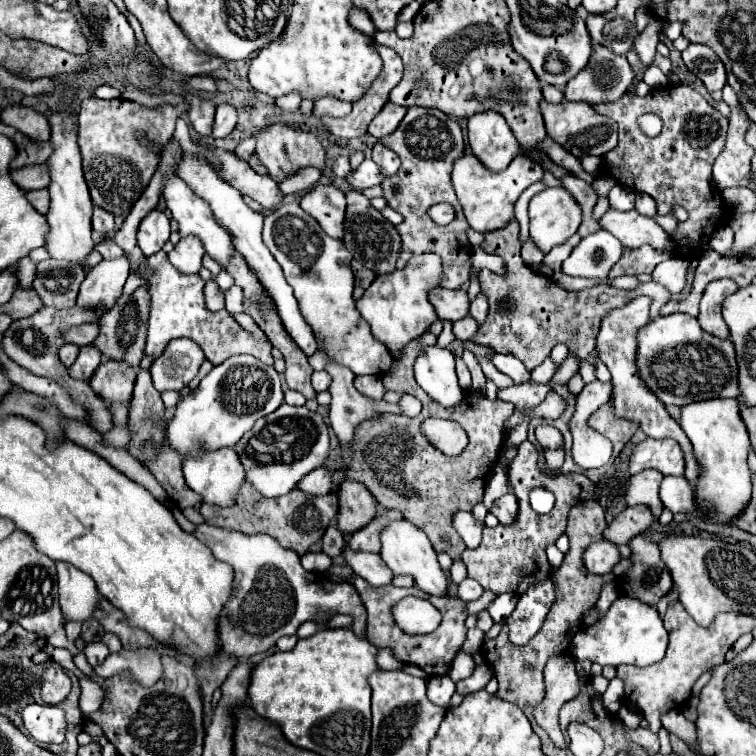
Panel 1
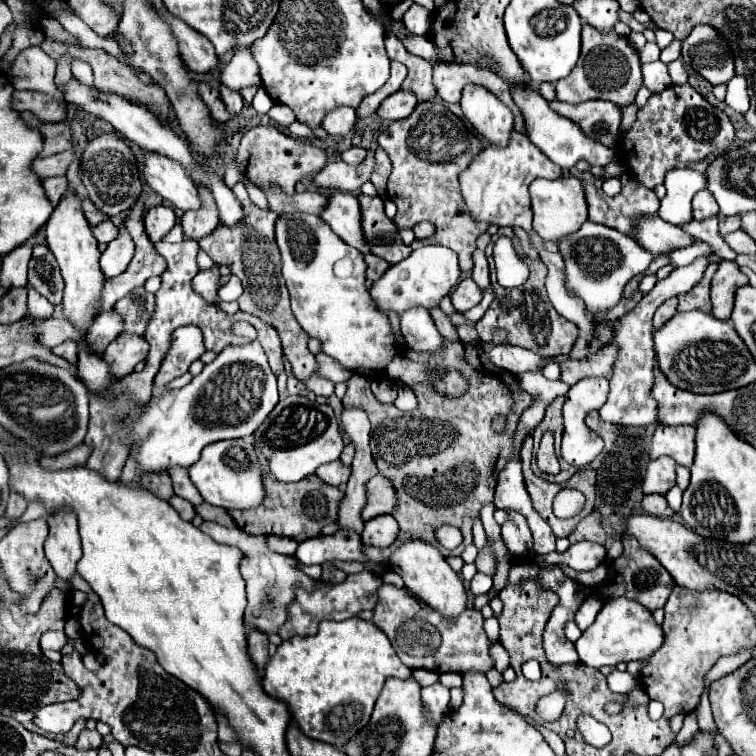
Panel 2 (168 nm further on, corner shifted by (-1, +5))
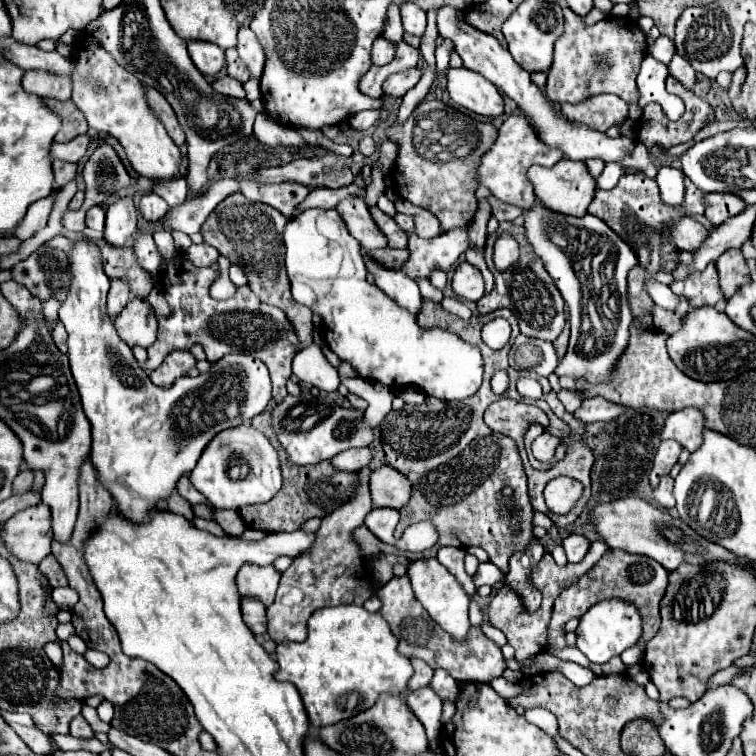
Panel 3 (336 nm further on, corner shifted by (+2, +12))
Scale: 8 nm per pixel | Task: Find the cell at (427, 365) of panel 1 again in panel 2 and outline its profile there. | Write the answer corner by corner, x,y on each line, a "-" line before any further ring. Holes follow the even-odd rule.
411,307
401,313
401,333
409,349
433,351
443,347
443,337
439,335
431,315
423,307

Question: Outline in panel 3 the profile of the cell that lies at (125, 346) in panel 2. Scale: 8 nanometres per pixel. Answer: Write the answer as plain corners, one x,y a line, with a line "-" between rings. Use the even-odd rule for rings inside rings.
134,298
114,320
114,328
118,336
130,348
148,348
156,340
156,318
154,310
148,302

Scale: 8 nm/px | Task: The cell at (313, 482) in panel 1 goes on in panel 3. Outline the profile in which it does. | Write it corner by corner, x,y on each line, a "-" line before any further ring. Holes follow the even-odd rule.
350,448
350,450
340,452
338,456
330,458
330,464
344,472
358,472
362,466
370,464
370,460
372,460
370,448

